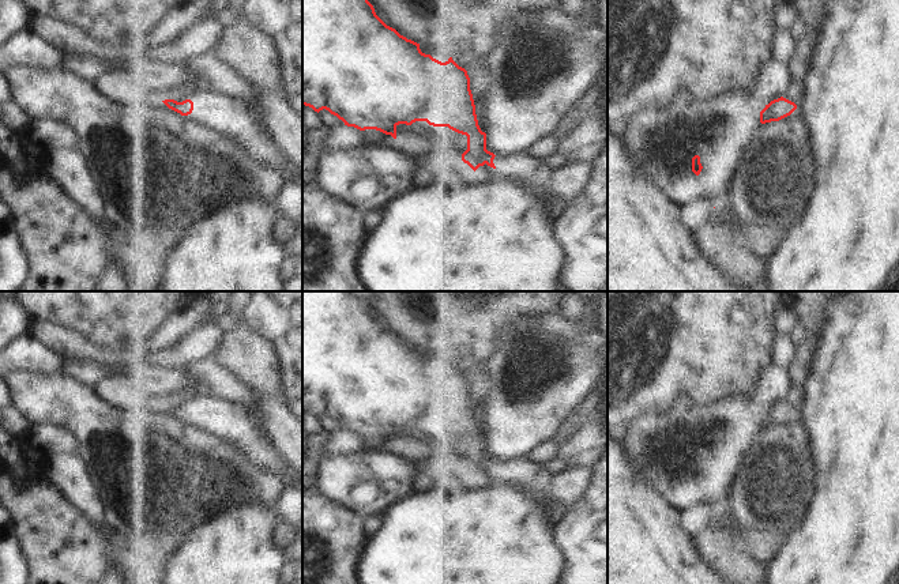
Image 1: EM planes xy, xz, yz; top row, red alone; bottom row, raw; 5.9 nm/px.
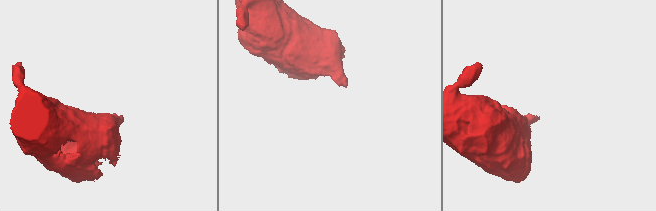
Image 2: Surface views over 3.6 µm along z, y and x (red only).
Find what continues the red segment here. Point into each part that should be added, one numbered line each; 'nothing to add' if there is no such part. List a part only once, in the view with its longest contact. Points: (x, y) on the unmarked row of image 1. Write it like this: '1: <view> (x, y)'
1: xy (230, 421)

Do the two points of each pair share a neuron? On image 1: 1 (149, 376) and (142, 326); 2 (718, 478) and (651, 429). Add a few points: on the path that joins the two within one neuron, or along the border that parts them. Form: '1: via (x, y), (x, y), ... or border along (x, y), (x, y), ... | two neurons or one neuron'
1: border along (153, 361), (123, 361), (119, 365) | two neurons
2: via (692, 486), (670, 482), (646, 462), (646, 455) | one neuron

